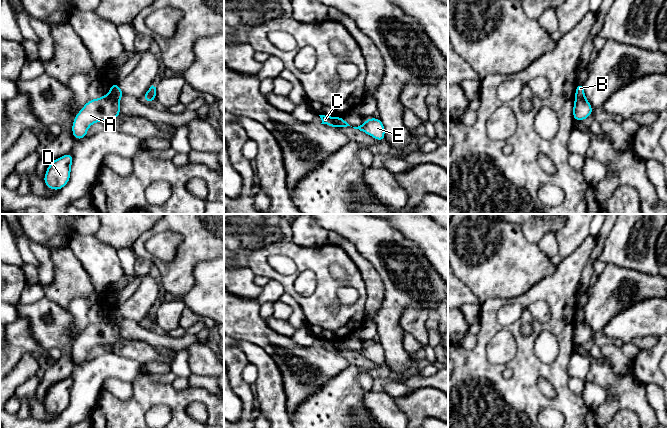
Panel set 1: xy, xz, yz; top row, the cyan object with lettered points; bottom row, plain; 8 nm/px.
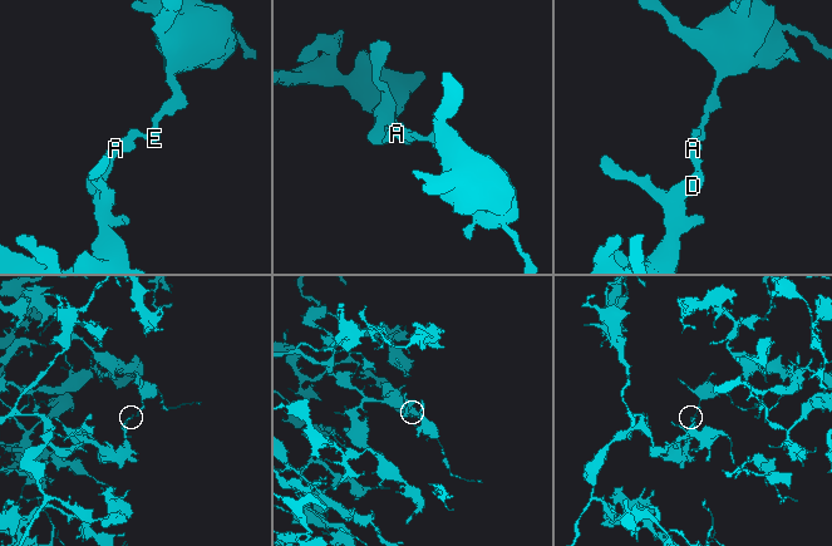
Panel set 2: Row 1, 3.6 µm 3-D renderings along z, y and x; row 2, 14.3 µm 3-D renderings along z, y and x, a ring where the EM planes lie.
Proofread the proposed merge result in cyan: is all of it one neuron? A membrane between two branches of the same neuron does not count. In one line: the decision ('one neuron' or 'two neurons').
two neurons

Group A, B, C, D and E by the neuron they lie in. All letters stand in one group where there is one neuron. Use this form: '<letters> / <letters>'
A C D / B E

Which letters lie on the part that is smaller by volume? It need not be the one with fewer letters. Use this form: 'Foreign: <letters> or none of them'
Foreign: B, E

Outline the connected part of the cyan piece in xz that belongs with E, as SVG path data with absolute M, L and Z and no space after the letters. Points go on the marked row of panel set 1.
M368 118L360 126L353 128L359 129L380 142L385 140L385 128L380 118Z

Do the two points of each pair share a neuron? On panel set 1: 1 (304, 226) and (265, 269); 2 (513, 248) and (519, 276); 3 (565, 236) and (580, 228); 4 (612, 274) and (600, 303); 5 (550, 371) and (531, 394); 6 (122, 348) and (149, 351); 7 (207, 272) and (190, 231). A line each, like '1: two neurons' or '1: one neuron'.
1: two neurons
2: one neuron
3: one neuron
4: one neuron
5: one neuron
6: one neuron
7: two neurons

